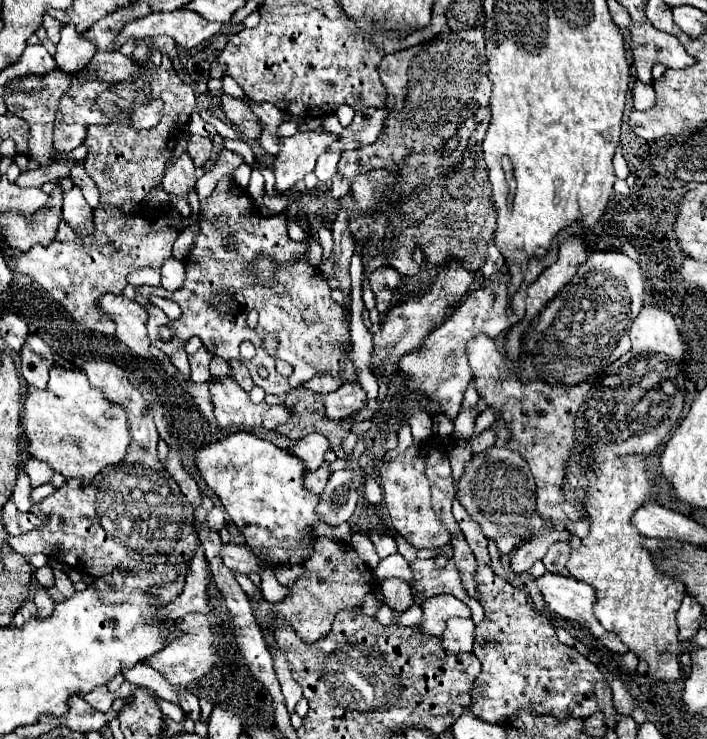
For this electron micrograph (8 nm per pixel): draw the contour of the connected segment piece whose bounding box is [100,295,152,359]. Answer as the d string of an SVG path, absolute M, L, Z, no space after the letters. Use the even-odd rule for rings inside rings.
M102 295L100 307L106 315L110 315L116 323L116 337L130 347L136 355L152 359L150 355L150 339L146 333L148 313L140 309L138 303L126 299L124 295Z

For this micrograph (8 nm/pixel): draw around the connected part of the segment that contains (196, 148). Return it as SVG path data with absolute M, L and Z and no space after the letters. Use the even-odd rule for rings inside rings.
M190 135L190 143L188 143L188 155L192 157L196 167L204 167L214 153L214 143L208 137L200 137L200 135Z

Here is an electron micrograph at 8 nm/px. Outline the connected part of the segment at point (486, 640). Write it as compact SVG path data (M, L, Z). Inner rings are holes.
M456 497L452 513L464 533L464 539L476 555L478 593L486 611L486 619L476 627L476 643L472 651L482 663L482 673L478 675L472 691L472 713L486 723L502 723L524 707L538 715L552 713L558 719L586 719L594 715L600 707L596 705L596 693L592 687L594 683L610 685L608 679L592 661L558 641L552 621L534 609L530 597L522 589L508 585L508 581L500 579L492 571L486 537Z

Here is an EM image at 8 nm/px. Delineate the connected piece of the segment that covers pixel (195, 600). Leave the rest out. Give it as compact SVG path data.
M198 545L192 561L190 561L190 577L186 579L184 591L178 595L174 603L168 603L164 609L164 619L182 619L188 613L200 611L208 613L210 597L208 597L208 583L210 583L210 571L208 571L208 559L204 555L204 547Z

